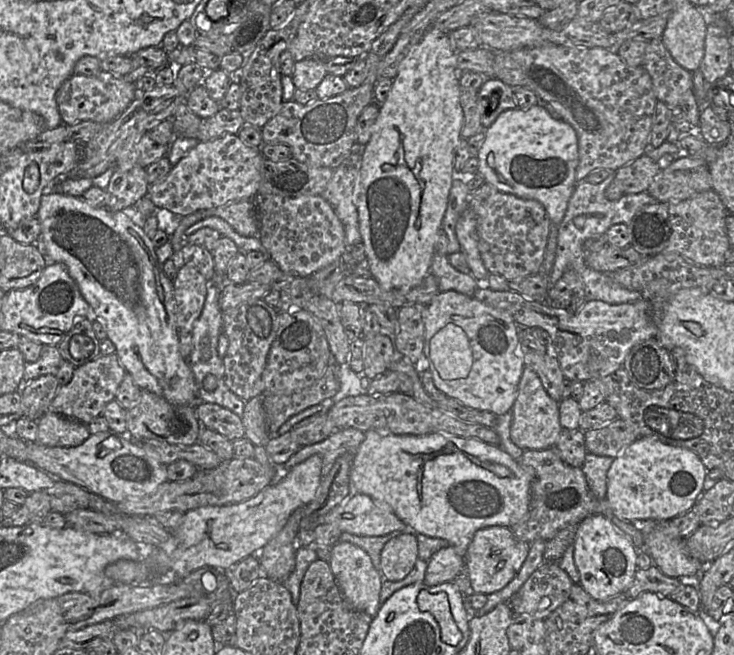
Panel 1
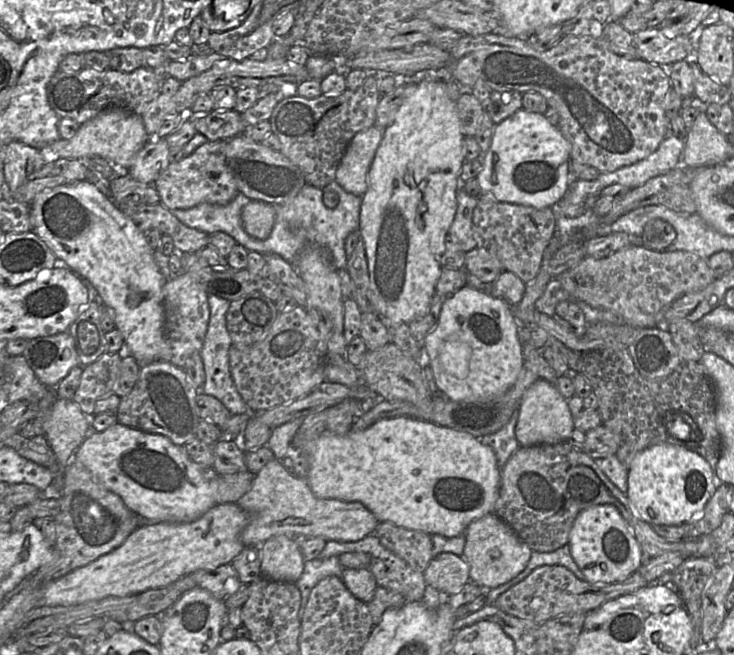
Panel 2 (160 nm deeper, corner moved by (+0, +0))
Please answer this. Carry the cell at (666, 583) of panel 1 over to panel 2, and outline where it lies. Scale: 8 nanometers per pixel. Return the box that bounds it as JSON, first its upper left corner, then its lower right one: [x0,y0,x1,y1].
[492,565,649,626]

